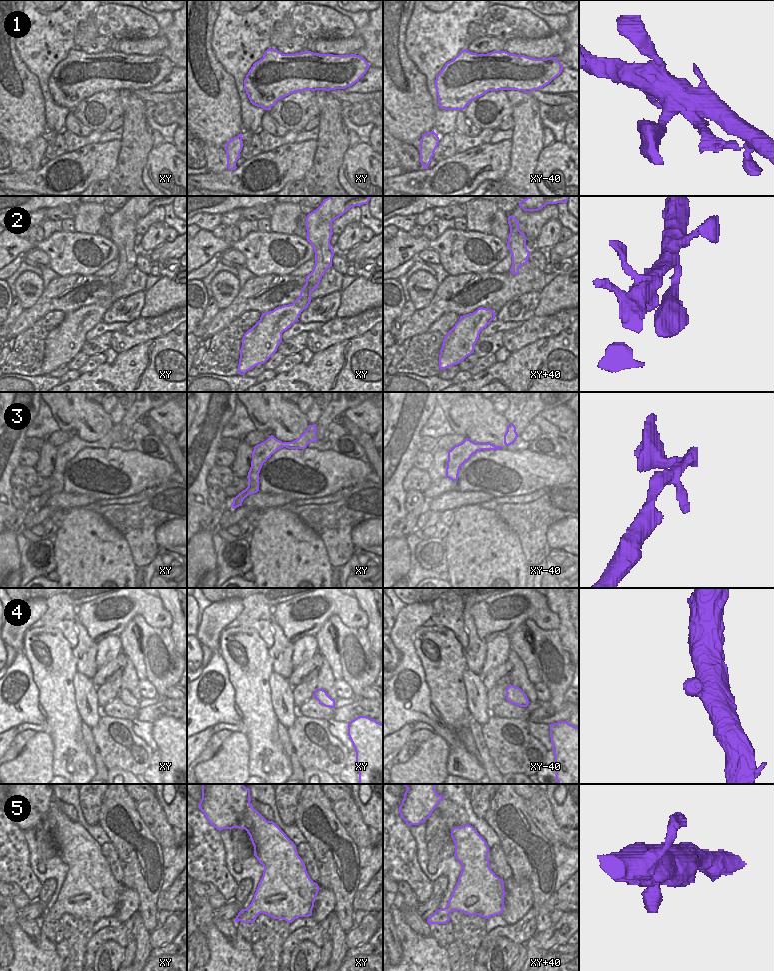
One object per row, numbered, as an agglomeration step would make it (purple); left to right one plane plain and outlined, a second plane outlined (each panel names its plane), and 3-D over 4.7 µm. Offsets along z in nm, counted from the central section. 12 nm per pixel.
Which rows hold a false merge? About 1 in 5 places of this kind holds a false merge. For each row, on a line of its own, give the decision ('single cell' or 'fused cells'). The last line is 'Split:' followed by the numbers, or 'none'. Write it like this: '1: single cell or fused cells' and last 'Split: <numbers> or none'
1: fused cells
2: single cell
3: single cell
4: single cell
5: single cell
Split: 1

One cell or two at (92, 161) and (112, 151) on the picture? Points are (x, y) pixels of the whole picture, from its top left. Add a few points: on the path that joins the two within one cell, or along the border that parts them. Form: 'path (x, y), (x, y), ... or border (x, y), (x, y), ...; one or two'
path (97, 159), (100, 159), (107, 153); one

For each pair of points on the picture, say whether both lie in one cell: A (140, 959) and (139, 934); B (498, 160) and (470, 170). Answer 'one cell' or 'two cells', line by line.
A: one cell
B: one cell

